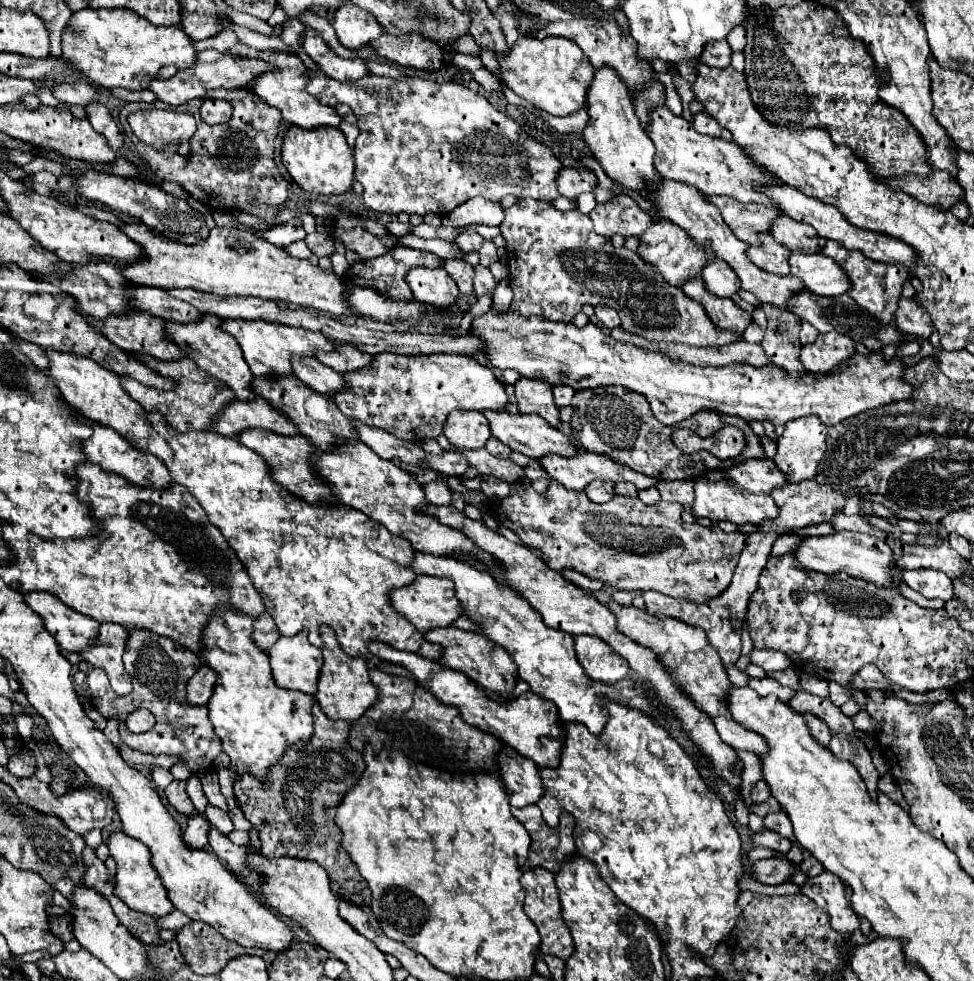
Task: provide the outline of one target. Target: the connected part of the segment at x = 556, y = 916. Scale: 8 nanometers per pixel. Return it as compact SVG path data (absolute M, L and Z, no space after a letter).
M532 869L528 873L522 875L520 879L524 891L526 891L526 901L524 901L524 911L526 915L536 923L538 933L542 935L542 947L540 951L544 955L556 955L560 959L568 959L574 953L574 941L570 935L570 929L566 927L564 919L562 919L562 907L560 907L560 899L558 899L558 889L554 883L554 873L546 871L546 869Z

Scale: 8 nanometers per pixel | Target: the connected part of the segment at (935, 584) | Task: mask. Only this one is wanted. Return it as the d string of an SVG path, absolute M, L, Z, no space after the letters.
M912 569L902 571L904 581L918 593L922 593L928 599L942 599L944 603L954 599L954 587L948 575L936 569Z

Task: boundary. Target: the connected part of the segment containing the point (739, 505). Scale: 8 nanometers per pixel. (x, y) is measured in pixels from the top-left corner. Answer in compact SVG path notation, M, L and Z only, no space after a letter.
M704 477L694 479L694 503L692 503L692 515L694 517L706 517L710 521L730 521L737 525L747 523L762 523L765 519L775 519L779 509L776 507L770 494L752 494L744 490L739 490L730 481L720 481L712 483Z

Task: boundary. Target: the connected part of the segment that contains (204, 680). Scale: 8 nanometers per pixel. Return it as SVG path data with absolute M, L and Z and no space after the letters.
M202 665L198 669L198 673L190 679L188 683L188 695L190 695L190 703L194 705L206 705L208 699L212 697L214 685L216 685L216 671L210 669L208 665Z

